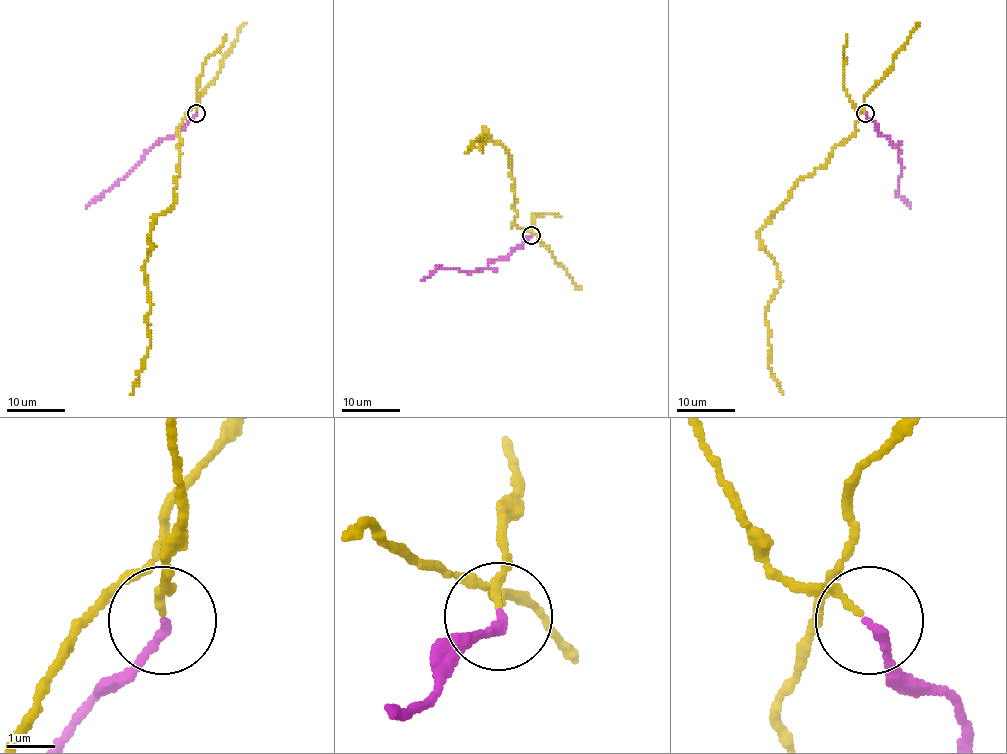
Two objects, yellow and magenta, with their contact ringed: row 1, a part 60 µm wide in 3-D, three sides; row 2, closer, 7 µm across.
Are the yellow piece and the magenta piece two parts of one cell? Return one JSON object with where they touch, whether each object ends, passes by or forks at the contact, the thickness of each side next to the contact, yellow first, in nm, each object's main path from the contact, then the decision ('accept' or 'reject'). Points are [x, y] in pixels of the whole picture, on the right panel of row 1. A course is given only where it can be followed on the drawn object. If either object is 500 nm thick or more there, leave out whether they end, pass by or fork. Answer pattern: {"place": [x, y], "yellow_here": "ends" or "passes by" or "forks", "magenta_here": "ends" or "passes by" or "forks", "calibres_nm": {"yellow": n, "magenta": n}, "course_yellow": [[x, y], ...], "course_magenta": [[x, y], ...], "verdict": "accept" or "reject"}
{"place": [865, 113], "yellow_here": "forks", "magenta_here": "ends", "calibres_nm": {"yellow": 90, "magenta": 190}, "course_yellow": [[864, 112], [856, 131], [802, 177], [758, 232], [779, 277], [766, 324], [769, 368], [783, 393]], "course_magenta": [[866, 113], [899, 151], [902, 171], [896, 193], [909, 208]], "verdict": "accept"}

